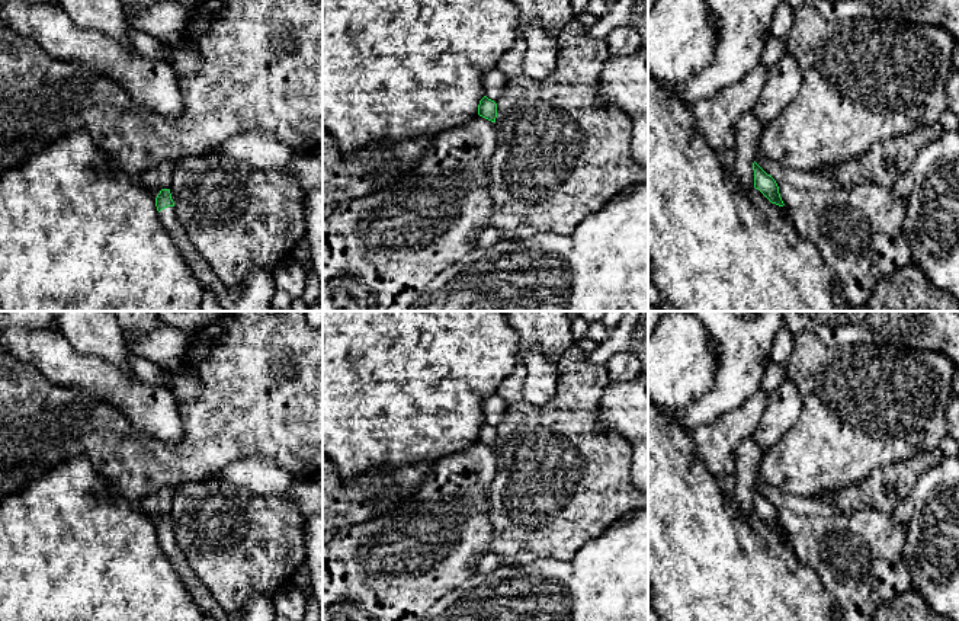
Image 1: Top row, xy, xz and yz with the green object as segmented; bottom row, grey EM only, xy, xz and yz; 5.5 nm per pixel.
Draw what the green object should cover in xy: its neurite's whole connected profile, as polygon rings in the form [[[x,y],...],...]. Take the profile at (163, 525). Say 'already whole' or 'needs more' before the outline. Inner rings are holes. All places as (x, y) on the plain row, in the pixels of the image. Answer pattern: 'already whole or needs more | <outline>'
needs more | [[[161,515],[155,524],[158,544],[163,553],[171,561],[179,577],[183,580],[190,599],[196,604],[202,617],[209,617],[214,621],[275,621],[278,614],[275,611],[273,596],[259,593],[254,595],[243,608],[235,612],[224,611],[206,588],[198,580],[192,569],[185,560],[183,553],[177,547],[174,538],[174,528],[170,515]]]

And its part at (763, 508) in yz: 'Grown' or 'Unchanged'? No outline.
Unchanged

